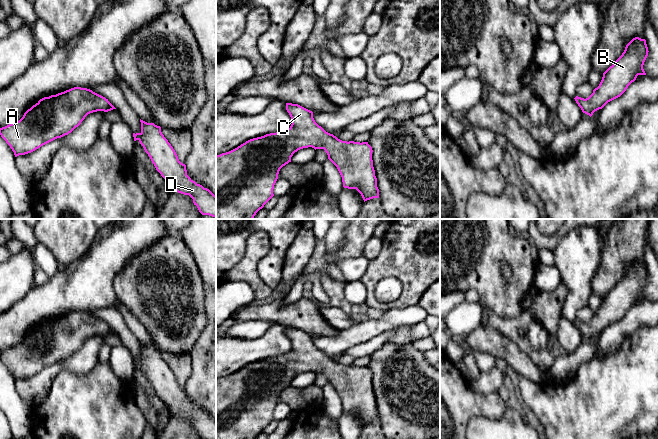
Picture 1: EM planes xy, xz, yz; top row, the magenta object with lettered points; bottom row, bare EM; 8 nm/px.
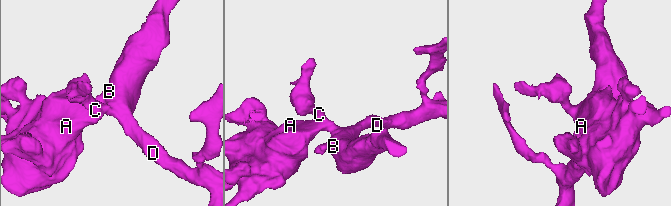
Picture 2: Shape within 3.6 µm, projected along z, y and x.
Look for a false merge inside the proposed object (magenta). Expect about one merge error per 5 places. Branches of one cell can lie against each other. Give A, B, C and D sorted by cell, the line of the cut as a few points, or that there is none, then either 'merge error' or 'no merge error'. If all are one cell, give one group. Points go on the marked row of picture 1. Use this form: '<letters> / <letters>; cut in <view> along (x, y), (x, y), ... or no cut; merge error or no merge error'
A B C D; no cut; no merge error

